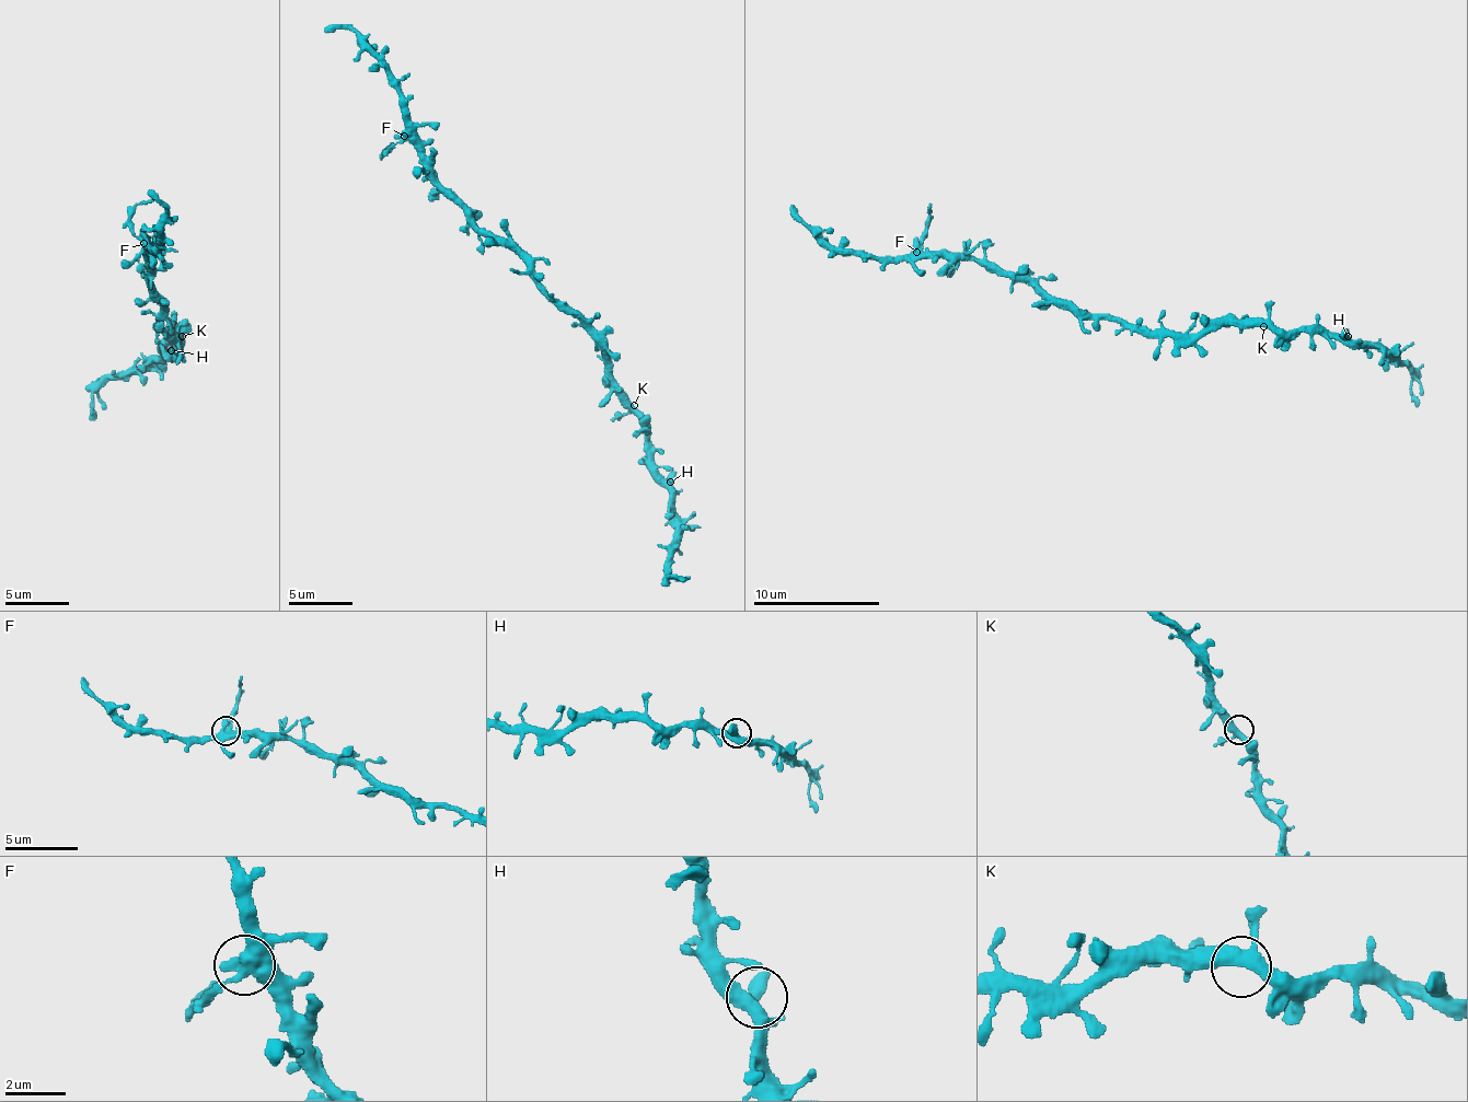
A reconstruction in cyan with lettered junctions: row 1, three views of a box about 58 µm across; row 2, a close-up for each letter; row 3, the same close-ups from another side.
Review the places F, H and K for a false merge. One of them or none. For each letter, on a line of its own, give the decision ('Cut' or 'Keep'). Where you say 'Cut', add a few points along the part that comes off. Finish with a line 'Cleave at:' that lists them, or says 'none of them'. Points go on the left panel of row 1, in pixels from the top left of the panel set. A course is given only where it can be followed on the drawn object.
F: Cut. Course of the part to remove: (142, 243), (133, 234), (131, 209), (154, 196)
H: Keep
K: Keep
Cleave at: F

